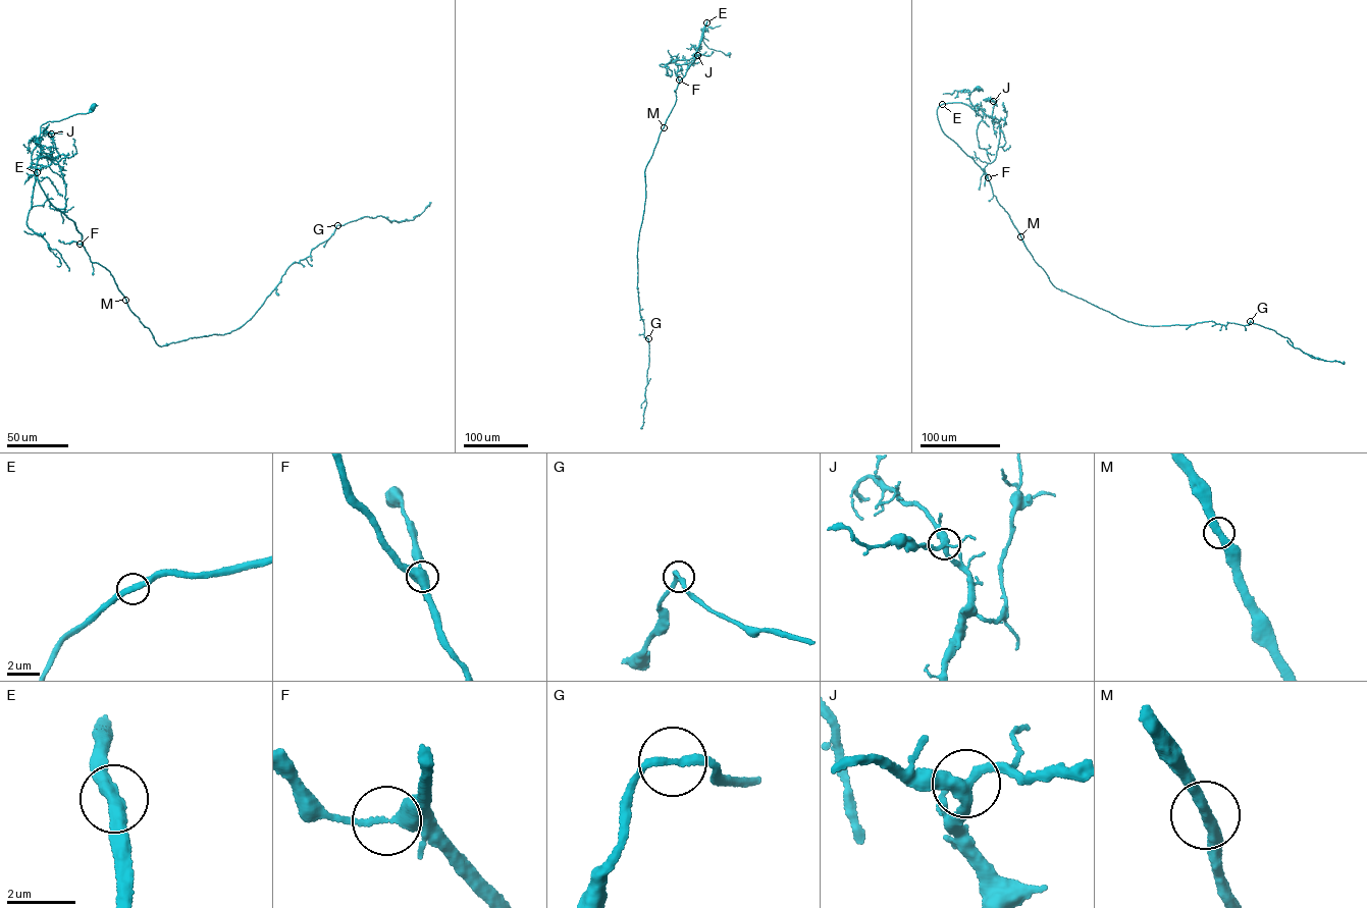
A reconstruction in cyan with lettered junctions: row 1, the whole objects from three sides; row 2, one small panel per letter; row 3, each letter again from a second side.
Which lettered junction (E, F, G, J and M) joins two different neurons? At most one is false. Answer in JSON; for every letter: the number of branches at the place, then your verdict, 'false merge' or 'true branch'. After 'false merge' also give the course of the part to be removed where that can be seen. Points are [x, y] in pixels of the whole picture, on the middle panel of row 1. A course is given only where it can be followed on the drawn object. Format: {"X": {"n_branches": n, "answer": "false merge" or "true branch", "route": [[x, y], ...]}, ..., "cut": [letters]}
{"E": {"n_branches": 2, "answer": "true branch"}, "F": {"n_branches": 2, "answer": "true branch"}, "G": {"n_branches": 2, "answer": "true branch"}, "J": {"n_branches": 3, "answer": "true branch"}, "M": {"n_branches": 2, "answer": "true branch"}, "cut": []}

